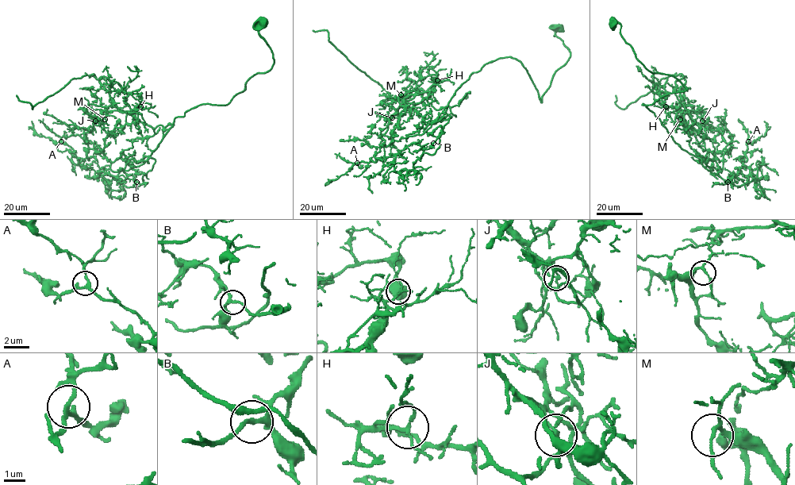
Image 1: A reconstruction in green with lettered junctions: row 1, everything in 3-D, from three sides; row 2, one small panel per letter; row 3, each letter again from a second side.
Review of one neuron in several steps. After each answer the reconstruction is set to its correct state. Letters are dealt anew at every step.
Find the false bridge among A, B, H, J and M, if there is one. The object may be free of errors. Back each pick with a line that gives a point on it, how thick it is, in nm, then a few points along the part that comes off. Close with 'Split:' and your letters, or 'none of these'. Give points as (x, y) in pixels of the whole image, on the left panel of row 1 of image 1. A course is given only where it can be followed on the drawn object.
J: at (95, 121); 140 nm thick; foreign part runs (95, 121), (101, 111), (118, 109), (94, 74), (73, 78), (32, 109), (16, 95)
Split: J

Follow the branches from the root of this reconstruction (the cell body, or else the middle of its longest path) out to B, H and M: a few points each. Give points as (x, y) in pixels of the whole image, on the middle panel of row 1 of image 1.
B: (558, 28), (570, 57), (541, 102), (523, 64), (499, 57), (455, 90), (439, 147), (418, 159), (433, 143)
H: (558, 28), (570, 57), (541, 102), (523, 64), (499, 57), (422, 134), (394, 140), (401, 112), (437, 80)
M: (558, 28), (570, 57), (541, 102), (523, 64), (499, 57), (470, 75), (439, 121), (396, 140), (401, 94)

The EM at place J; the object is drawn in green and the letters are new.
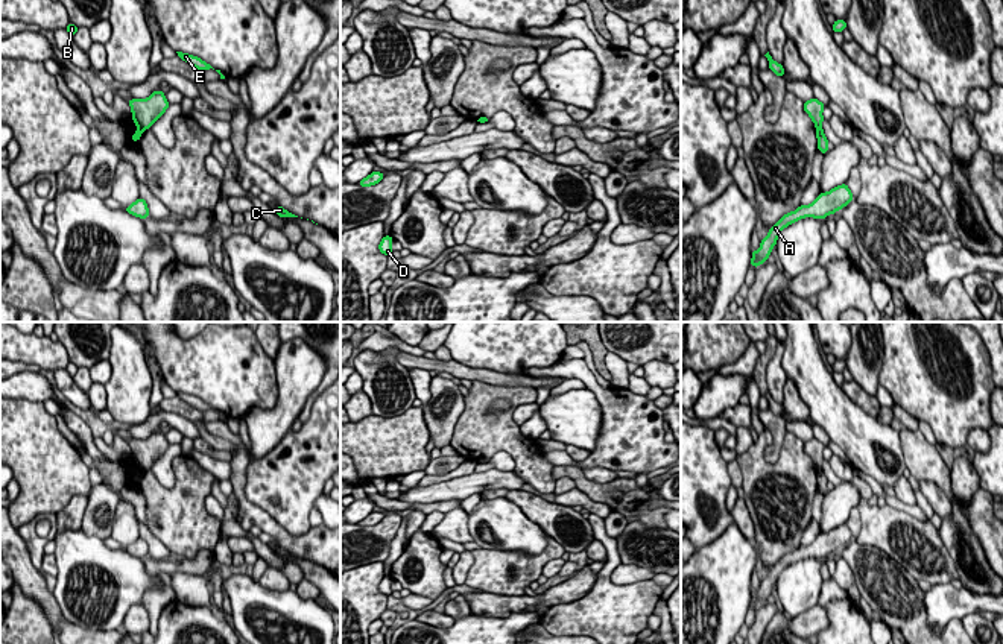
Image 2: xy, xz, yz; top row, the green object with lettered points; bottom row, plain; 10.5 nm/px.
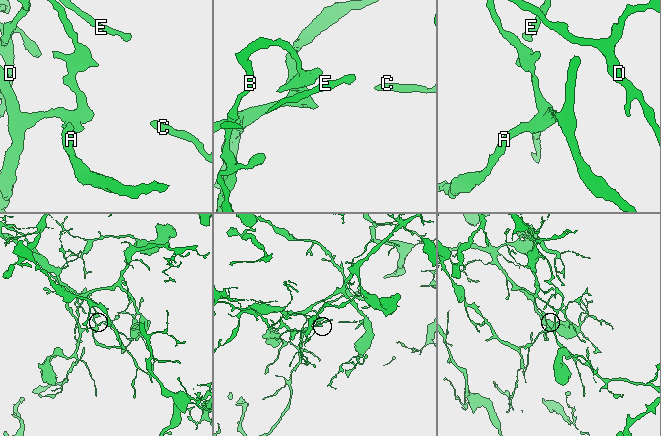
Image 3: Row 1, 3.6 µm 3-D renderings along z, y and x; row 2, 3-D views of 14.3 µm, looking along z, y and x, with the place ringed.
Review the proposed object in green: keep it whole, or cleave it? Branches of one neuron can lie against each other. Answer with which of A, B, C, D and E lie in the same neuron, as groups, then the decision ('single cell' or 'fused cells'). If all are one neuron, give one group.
A E / B C D; fused cells

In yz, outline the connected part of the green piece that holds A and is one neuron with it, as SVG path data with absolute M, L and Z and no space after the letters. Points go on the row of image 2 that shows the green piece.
M846 184L834 187L827 193L819 193L819 196L810 205L799 205L795 211L784 214L770 229L766 238L761 240L760 249L752 251L751 266L758 267L766 263L777 245L780 232L801 220L804 217L825 219L828 214L834 214L840 208L846 207L853 200L853 193Z

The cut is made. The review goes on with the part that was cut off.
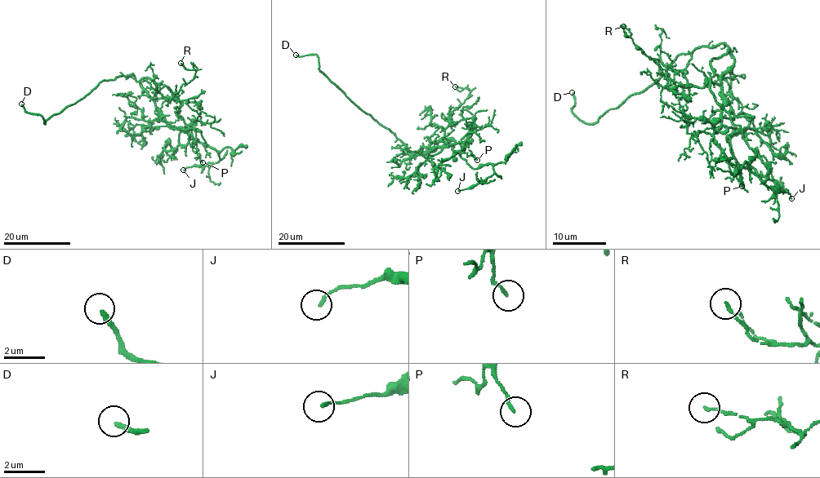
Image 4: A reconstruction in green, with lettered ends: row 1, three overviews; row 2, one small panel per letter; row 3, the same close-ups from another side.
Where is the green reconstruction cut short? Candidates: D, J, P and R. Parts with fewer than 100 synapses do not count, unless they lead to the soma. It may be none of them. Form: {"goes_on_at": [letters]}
{"goes_on_at": ["D"]}

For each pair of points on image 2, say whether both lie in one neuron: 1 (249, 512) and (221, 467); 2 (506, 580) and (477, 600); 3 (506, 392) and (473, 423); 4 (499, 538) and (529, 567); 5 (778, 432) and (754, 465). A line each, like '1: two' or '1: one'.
1: two
2: two
3: one
4: two
5: two

